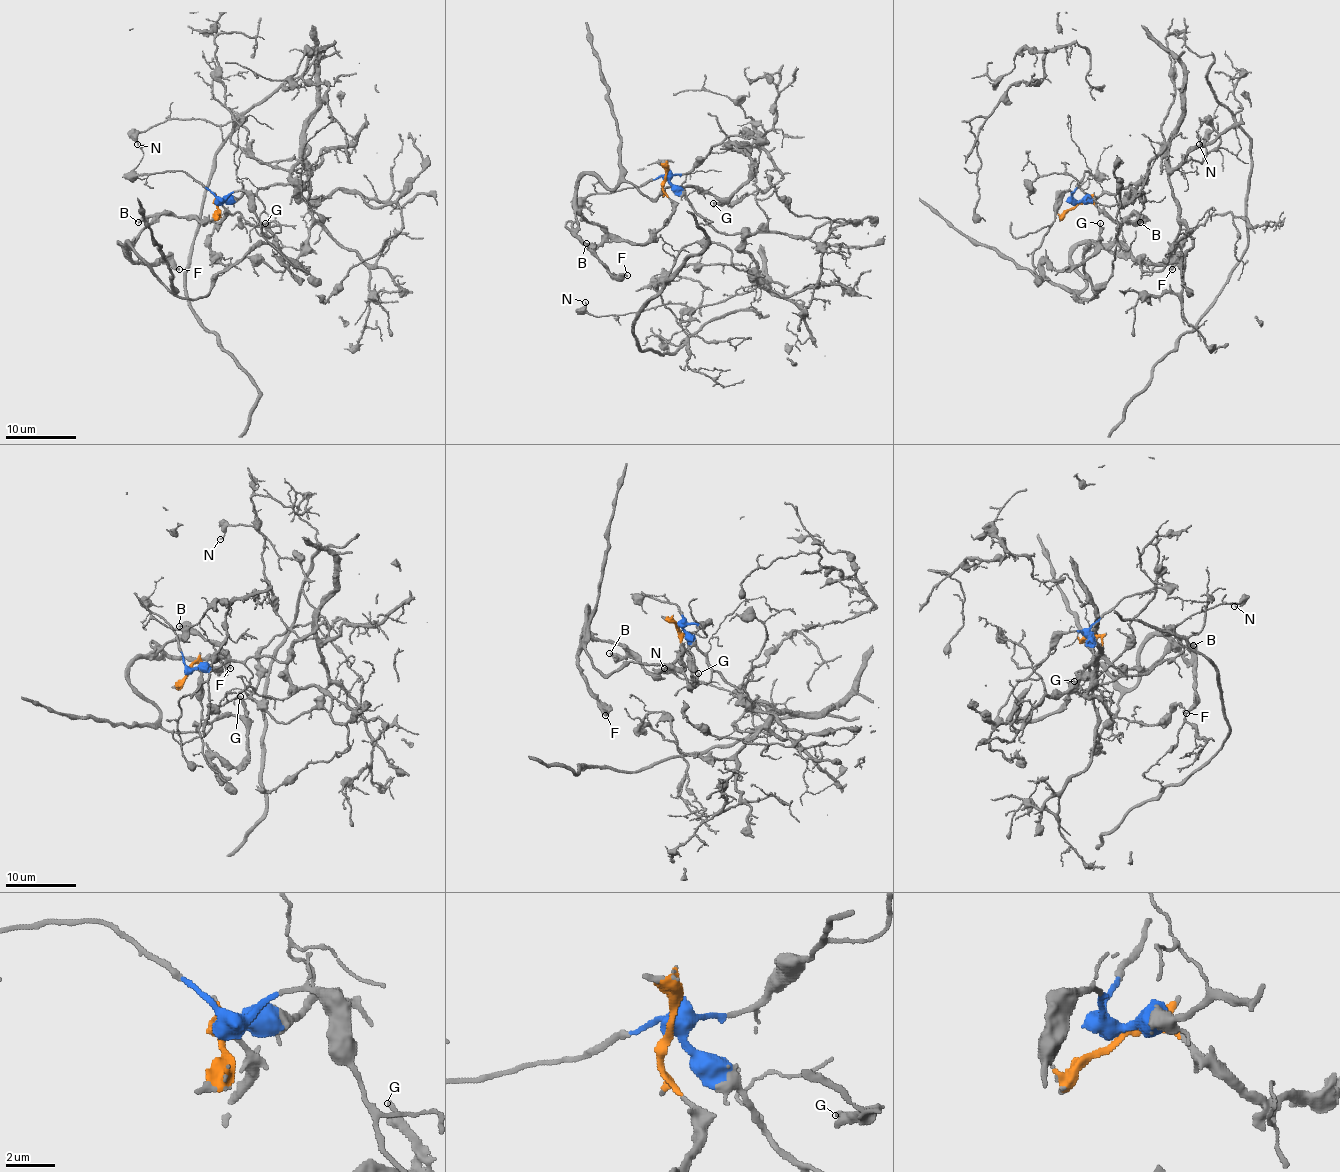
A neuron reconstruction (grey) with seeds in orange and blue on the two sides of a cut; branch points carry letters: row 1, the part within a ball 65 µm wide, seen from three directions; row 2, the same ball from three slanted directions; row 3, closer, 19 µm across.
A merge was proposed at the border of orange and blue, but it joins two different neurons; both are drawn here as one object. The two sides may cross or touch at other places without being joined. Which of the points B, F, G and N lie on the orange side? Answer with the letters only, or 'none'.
B, F, G

